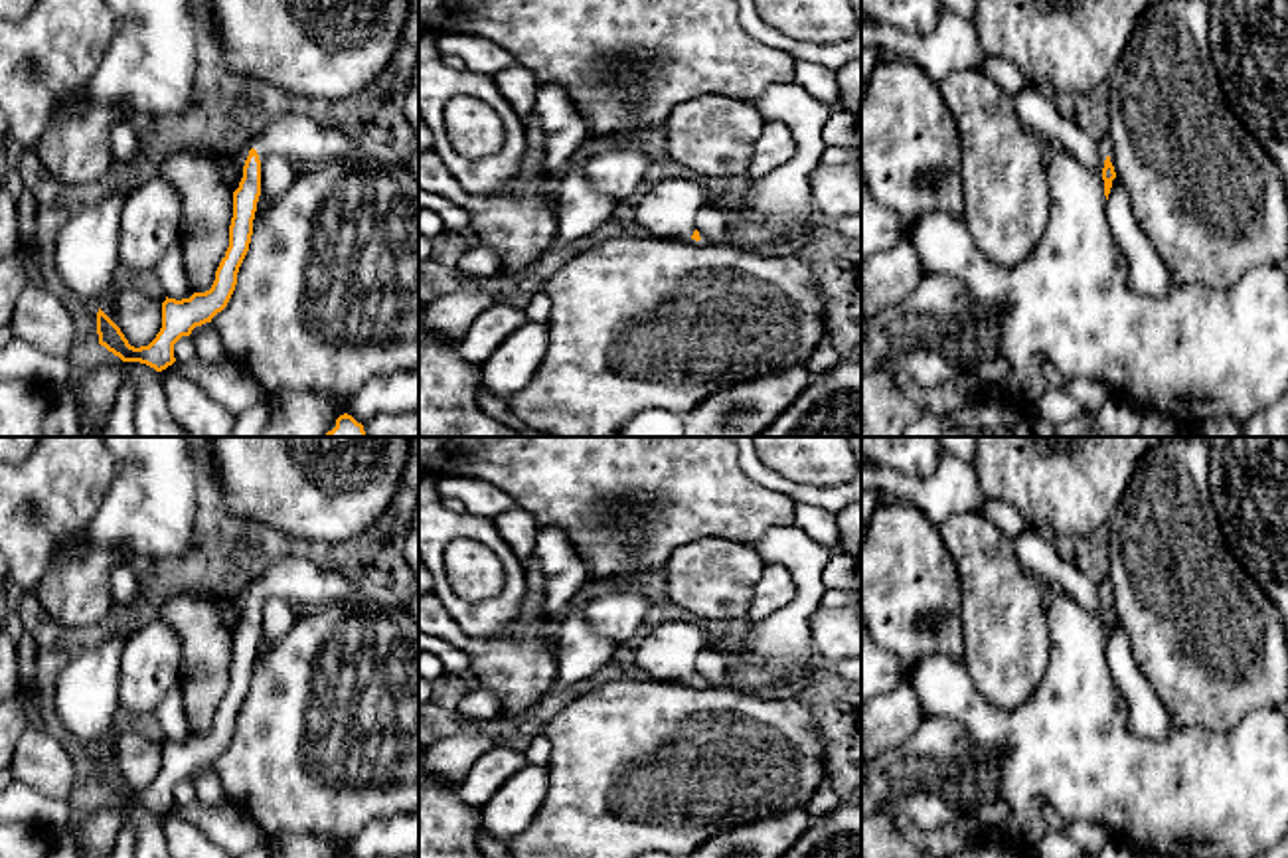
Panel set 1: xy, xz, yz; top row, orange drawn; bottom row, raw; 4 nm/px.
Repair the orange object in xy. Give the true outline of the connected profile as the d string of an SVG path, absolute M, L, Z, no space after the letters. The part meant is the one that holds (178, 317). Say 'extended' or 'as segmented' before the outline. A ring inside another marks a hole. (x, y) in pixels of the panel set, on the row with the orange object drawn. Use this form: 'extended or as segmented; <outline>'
extended; M298 111L282 113L269 123L257 146L249 150L243 178L233 192L229 247L215 271L211 289L182 300L166 297L160 332L148 346L140 348L130 346L121 328L99 308L97 334L101 346L122 362L140 362L162 372L176 362L174 344L182 336L190 336L196 326L211 322L227 306L253 235L253 219L261 196L261 154L279 154L296 168L308 168L350 158L358 154L358 148L332 125L324 125Z

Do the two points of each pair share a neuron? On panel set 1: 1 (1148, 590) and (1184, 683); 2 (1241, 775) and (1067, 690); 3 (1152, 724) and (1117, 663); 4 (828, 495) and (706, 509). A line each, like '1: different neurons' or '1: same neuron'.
1: same neuron
2: same neuron
3: same neuron
4: different neurons

